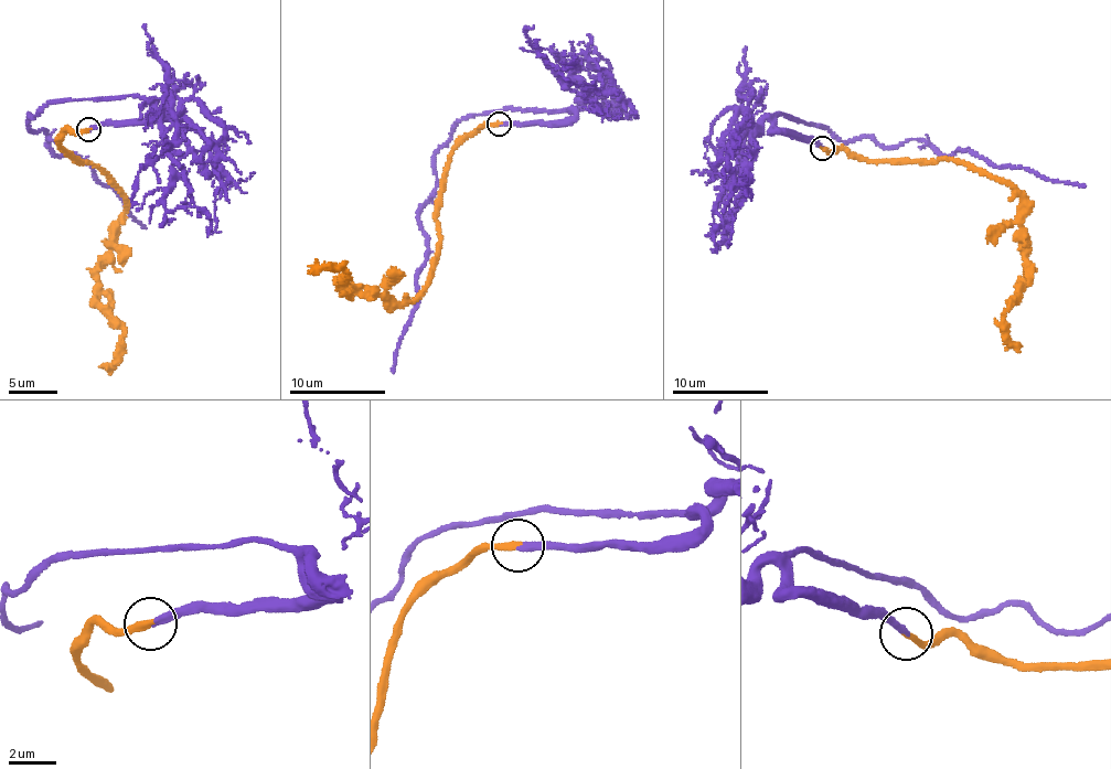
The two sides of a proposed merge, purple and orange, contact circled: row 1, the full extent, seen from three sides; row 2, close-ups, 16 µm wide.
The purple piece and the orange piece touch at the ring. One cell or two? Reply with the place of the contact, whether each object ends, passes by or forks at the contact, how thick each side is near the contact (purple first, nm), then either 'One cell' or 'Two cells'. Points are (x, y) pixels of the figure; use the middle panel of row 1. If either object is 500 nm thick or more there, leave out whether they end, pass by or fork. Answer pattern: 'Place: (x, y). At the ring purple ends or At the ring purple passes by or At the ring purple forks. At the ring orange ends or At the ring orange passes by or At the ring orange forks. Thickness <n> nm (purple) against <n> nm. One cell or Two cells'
Place: (499, 124). At the ring purple ends. At the ring orange ends. Thickness 280 nm (purple) against 300 nm. One cell

